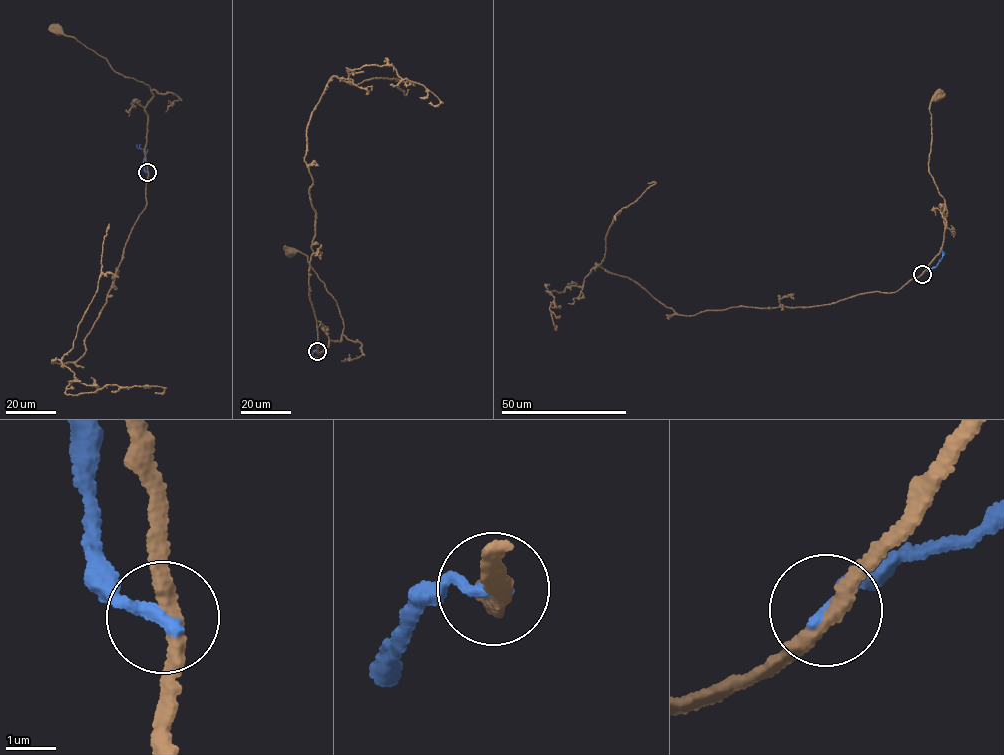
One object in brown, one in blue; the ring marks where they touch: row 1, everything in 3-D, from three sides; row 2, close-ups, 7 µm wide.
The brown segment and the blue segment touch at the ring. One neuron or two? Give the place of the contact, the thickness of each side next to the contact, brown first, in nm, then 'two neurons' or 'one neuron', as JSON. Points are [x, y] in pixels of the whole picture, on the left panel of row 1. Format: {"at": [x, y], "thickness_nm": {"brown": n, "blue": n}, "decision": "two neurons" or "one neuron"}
{"at": [147, 172], "thickness_nm": {"brown": 320, "blue": 280}, "decision": "two neurons"}

